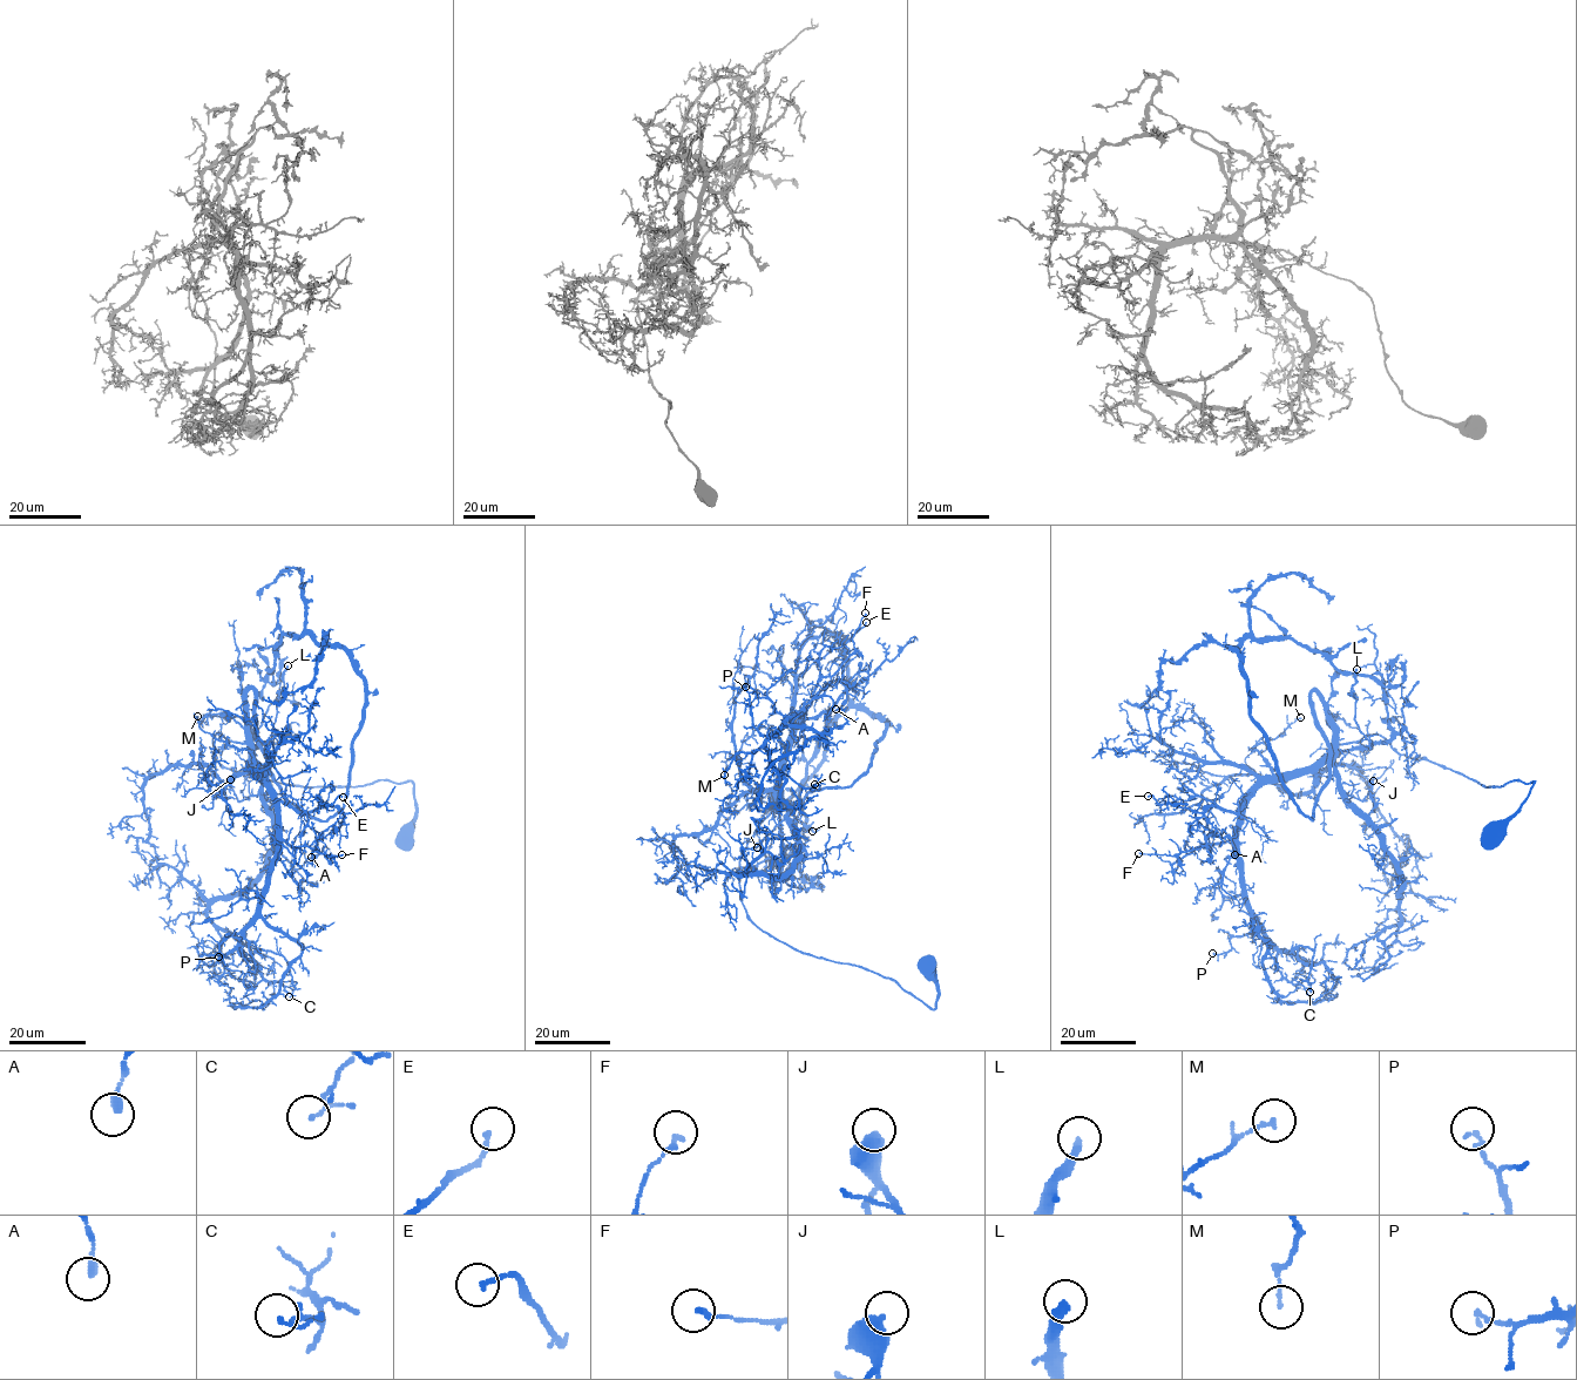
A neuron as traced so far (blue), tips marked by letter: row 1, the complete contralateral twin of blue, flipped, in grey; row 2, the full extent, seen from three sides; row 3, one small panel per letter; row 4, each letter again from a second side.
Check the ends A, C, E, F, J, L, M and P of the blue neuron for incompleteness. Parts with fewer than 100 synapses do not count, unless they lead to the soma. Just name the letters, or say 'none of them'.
none of them

